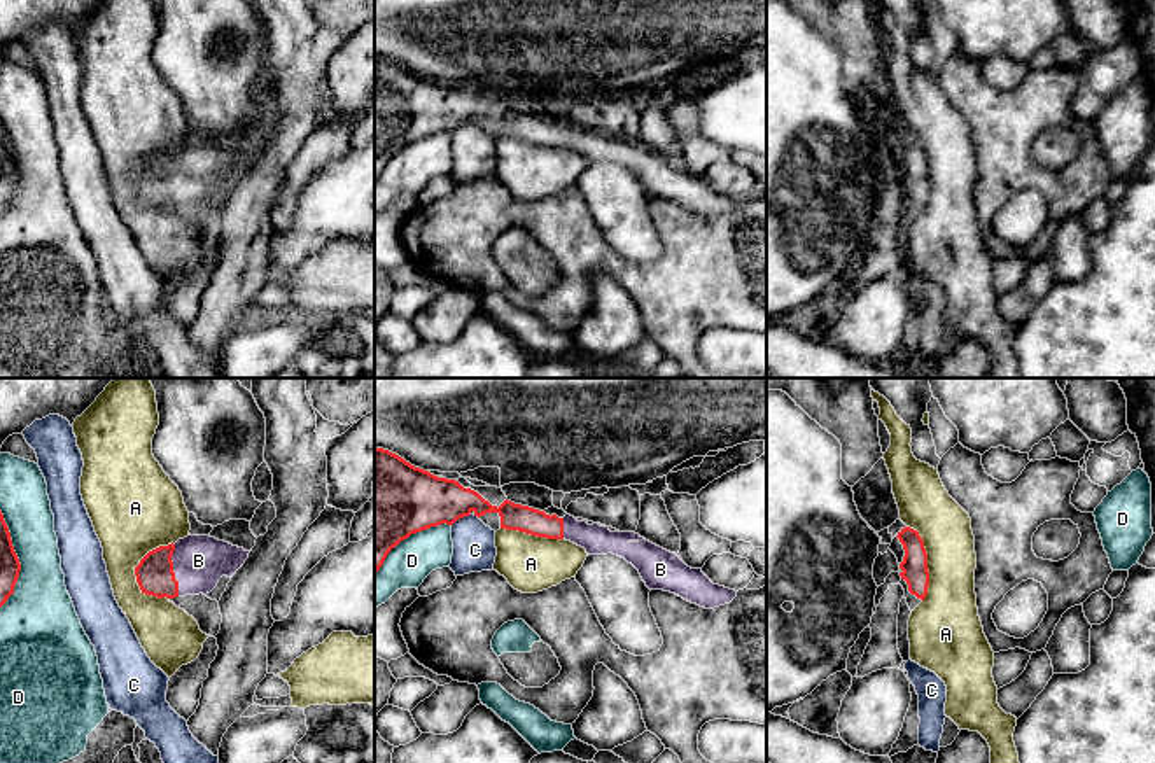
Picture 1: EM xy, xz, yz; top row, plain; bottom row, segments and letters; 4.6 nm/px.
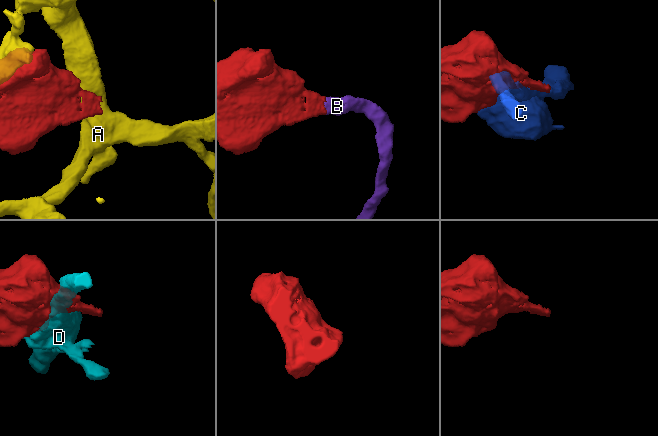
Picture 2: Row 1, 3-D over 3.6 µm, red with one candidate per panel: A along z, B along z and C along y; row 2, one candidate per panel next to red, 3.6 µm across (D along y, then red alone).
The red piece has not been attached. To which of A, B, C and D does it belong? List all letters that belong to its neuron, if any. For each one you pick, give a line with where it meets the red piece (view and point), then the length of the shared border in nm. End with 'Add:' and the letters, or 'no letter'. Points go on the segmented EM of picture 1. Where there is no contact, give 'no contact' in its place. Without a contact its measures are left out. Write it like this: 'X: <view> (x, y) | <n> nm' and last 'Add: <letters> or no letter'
B: xy (172, 571) | 240 nm
Add: B

